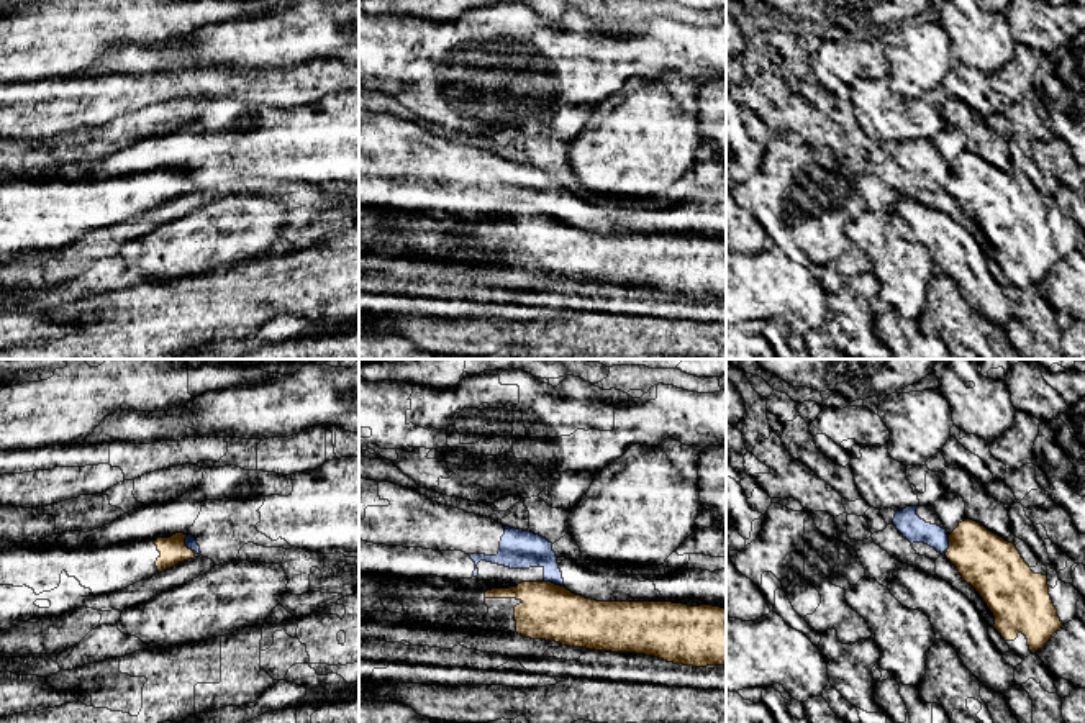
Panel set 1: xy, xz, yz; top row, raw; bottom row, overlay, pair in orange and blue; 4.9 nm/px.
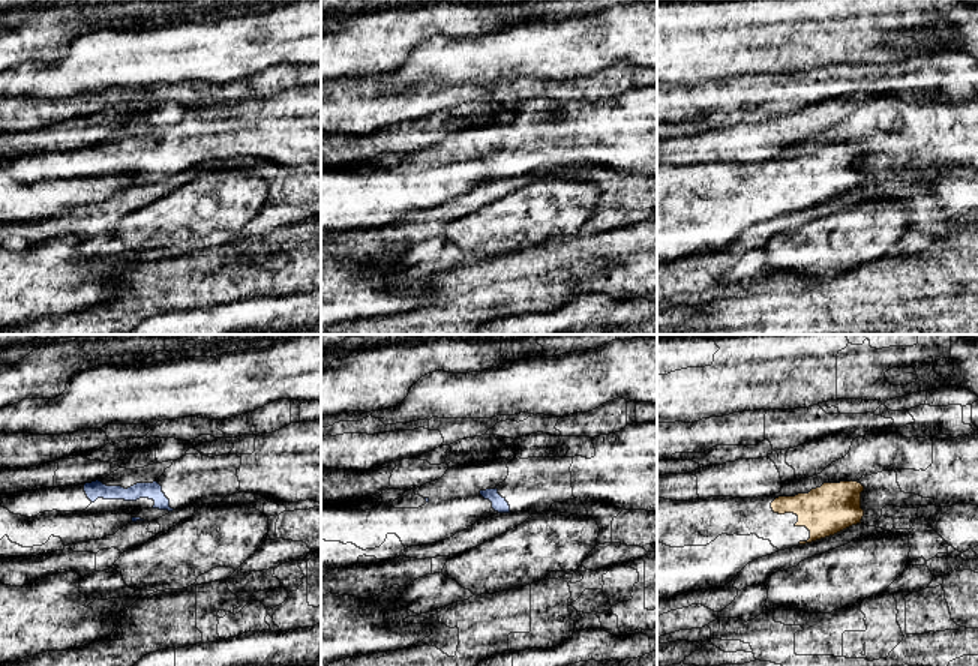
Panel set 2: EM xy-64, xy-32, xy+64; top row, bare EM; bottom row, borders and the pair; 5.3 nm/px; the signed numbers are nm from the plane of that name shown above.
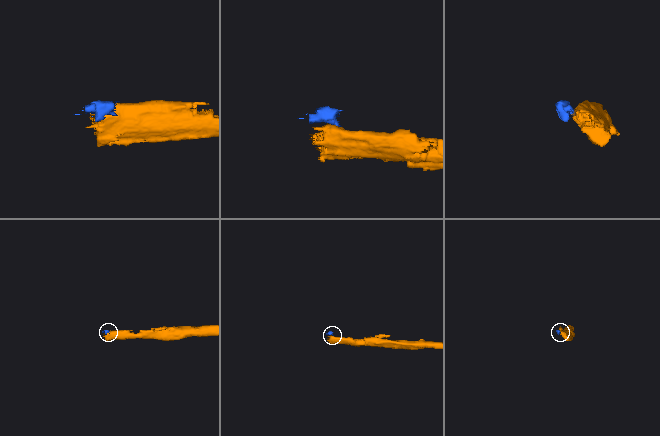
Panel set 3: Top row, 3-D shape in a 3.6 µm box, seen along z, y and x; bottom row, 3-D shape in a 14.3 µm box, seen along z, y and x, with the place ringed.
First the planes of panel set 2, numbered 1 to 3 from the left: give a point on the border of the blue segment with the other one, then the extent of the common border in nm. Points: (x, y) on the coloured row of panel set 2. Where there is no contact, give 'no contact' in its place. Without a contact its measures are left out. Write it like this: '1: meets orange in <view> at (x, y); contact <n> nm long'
1: no contact
2: no contact
3: no contact

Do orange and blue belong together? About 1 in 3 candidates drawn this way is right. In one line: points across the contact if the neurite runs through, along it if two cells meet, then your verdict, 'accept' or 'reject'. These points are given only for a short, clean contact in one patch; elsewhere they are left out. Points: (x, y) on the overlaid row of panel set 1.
along xy (186, 536), (186, 545), (192, 551) | reject

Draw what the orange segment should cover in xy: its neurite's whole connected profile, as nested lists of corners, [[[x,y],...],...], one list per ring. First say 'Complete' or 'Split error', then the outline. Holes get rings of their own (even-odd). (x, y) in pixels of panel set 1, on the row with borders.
Split error. [[[236,466],[213,467],[205,469],[195,489],[175,500],[141,505],[98,530],[66,531],[31,543],[0,539],[0,631],[20,621],[59,616],[84,607],[87,597],[123,590],[179,562],[200,557],[185,546],[185,538],[207,500],[288,497],[292,492],[292,475],[244,471]]]

